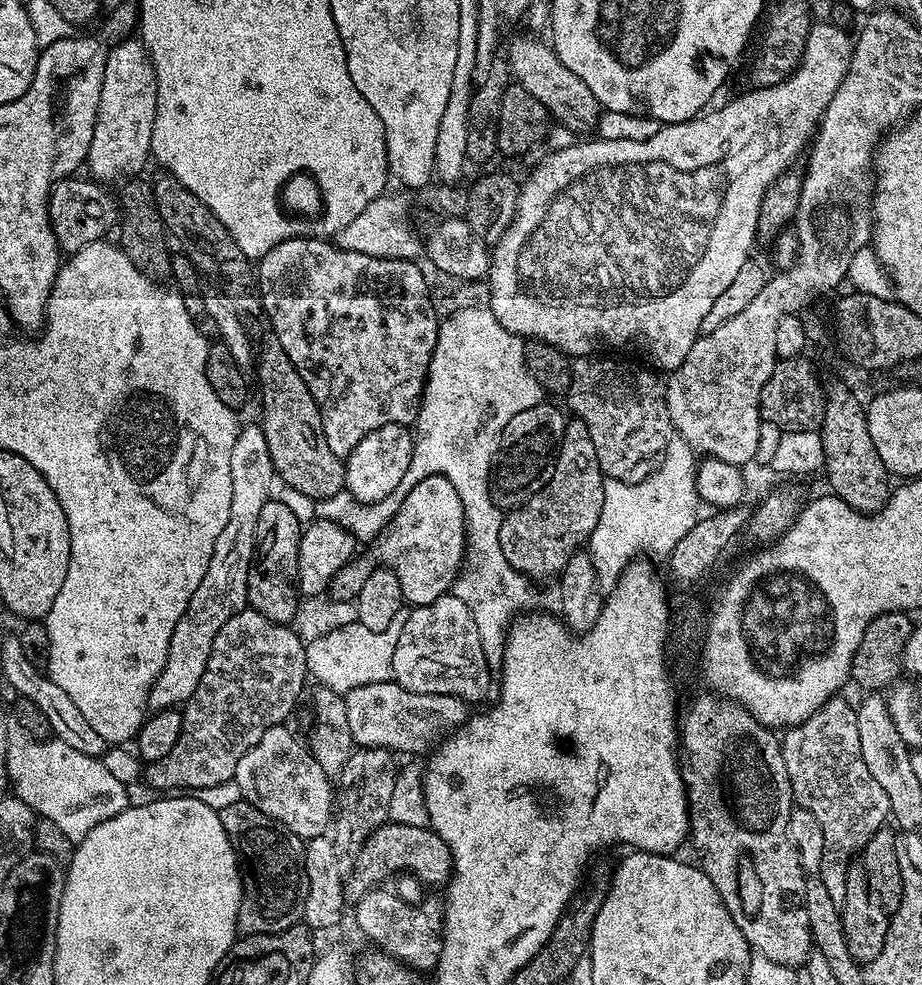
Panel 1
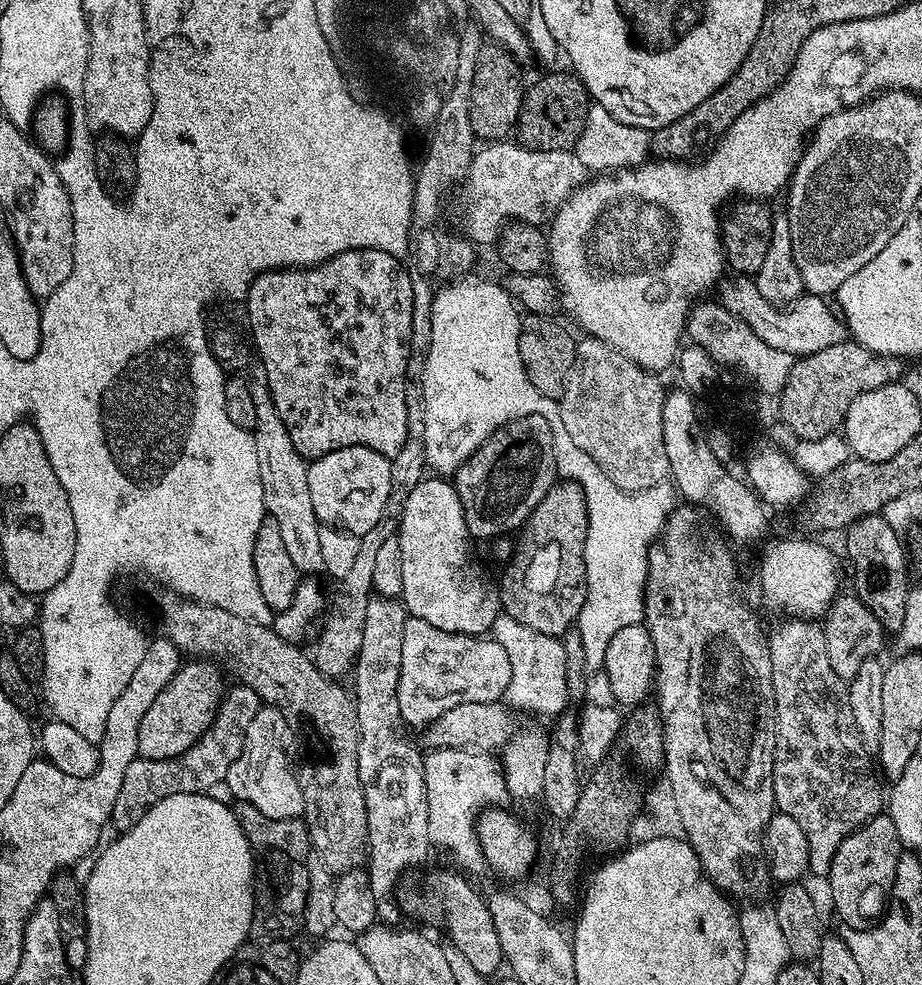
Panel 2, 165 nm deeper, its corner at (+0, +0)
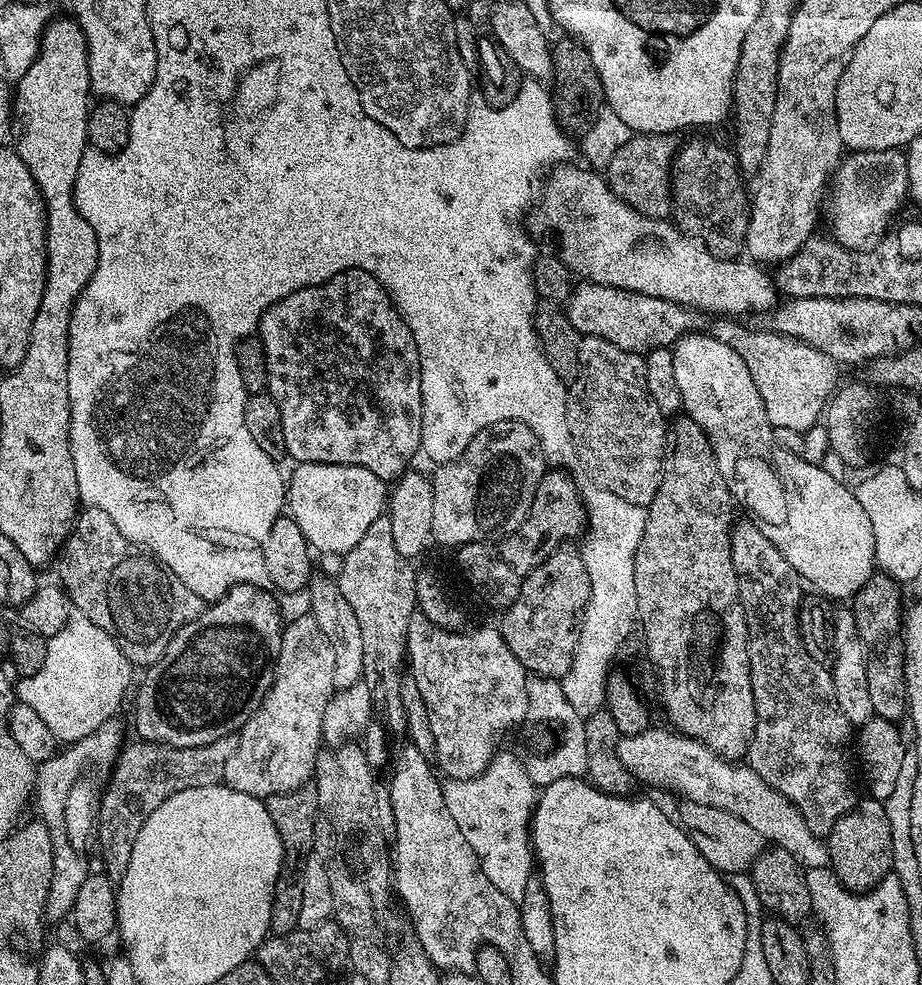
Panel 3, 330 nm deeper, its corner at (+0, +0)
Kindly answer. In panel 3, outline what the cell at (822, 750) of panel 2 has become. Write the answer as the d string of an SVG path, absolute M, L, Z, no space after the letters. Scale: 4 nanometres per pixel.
M737 519L732 526L732 561L734 562L734 574L738 578L740 605L744 611L746 626L748 627L750 684L754 690L754 706L756 707L756 729L752 731L752 740L748 743L746 763L763 780L770 782L770 786L774 786L774 790L778 790L799 810L802 818L806 818L806 826L810 826L812 832L827 834L831 832L834 822L838 822L838 818L842 818L858 803L858 795L856 796L856 772L852 769L852 754L854 758L854 752L852 748L852 752L848 749L848 743L851 745L854 740L854 725L846 718L846 714L842 714L842 706L838 706L838 698L834 698L834 682L832 681L831 671L825 665L823 668L808 653L809 645L806 643L800 630L800 605L802 603L802 591L800 592L800 586L802 587L801 577L795 572L790 562L775 548L774 543L766 538L766 535L760 529L760 525L751 519L748 520Z

